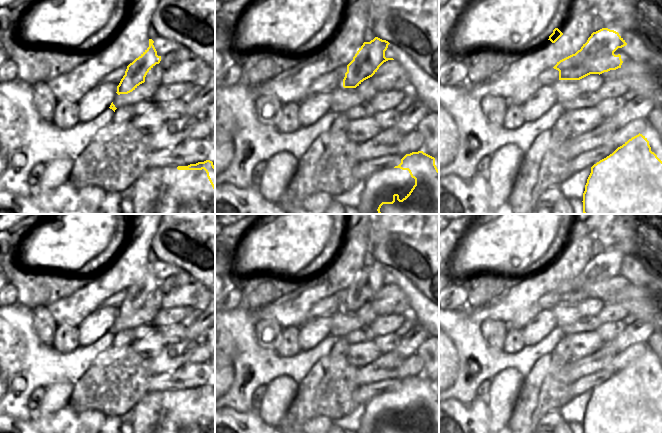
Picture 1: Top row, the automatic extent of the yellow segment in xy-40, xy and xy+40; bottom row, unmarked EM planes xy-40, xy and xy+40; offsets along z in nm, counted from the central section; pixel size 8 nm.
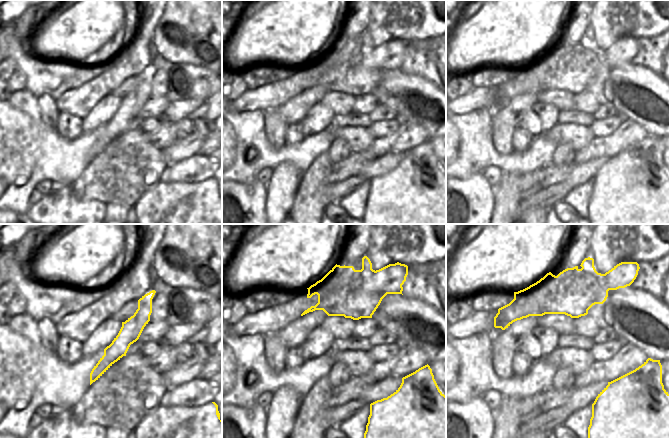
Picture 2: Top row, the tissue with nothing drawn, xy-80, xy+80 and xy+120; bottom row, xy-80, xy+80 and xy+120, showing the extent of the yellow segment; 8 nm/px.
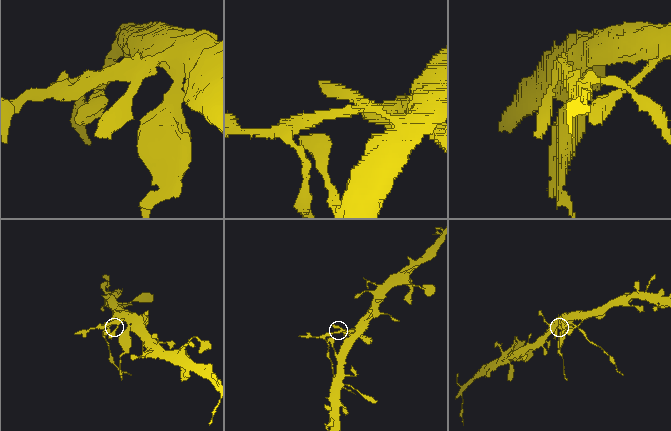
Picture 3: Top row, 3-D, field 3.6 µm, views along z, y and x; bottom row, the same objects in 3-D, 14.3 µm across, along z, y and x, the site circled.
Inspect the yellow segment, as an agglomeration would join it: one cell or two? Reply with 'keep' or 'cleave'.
cleave

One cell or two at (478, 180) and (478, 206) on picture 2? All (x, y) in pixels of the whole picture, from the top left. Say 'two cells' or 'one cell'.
one cell

